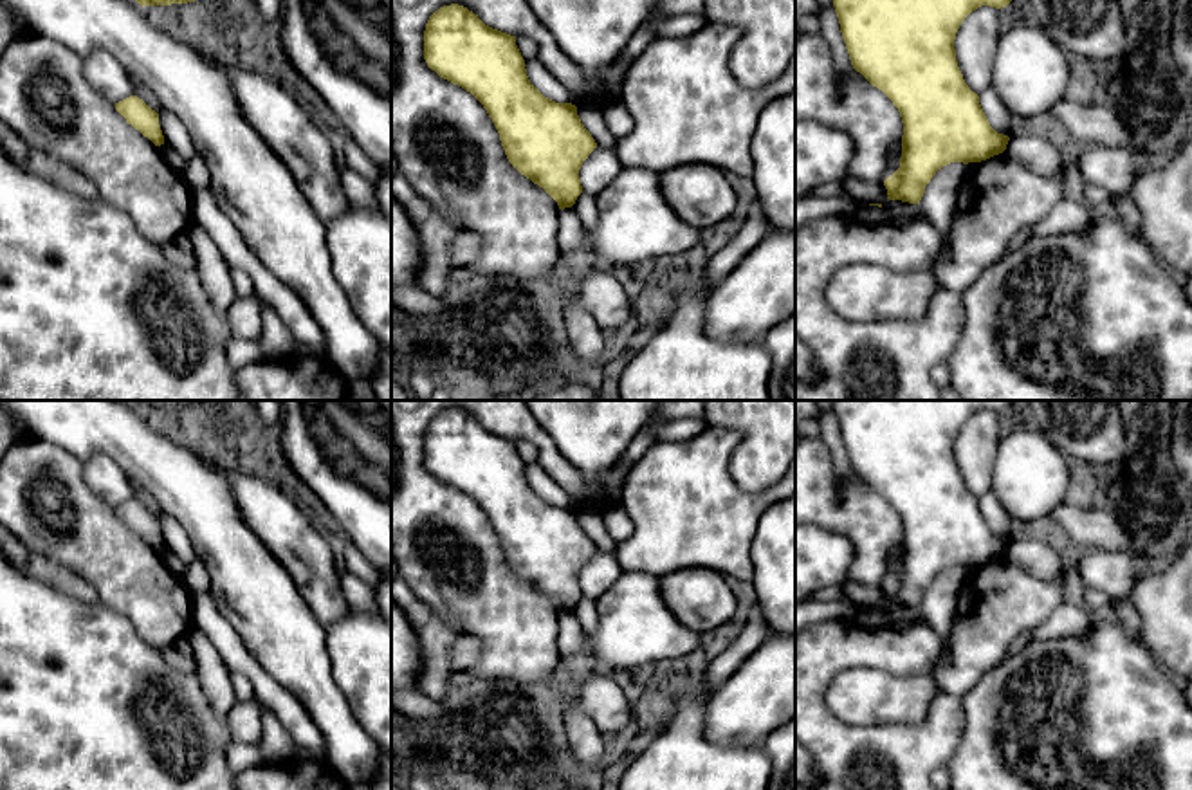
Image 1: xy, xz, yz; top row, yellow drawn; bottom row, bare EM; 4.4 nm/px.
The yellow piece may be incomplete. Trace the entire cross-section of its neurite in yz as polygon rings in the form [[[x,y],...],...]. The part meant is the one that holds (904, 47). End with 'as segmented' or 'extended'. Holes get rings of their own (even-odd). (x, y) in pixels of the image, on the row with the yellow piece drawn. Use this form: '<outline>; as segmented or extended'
[[[833,0],[851,65],[898,108],[903,135],[900,168],[884,180],[889,200],[920,204],[925,186],[950,162],[981,162],[1006,150],[1008,135],[997,133],[979,96],[965,83],[958,67],[954,40],[963,20],[981,5],[1006,7],[1012,0]]]; as segmented

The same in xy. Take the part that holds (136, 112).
[[[130,96],[115,103],[115,110],[126,119],[128,124],[139,130],[155,146],[164,144],[159,114],[151,110],[142,99]]]; as segmented

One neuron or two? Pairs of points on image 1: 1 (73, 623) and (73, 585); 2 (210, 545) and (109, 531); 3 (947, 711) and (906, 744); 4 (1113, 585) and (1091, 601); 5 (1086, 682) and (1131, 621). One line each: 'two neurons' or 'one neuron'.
1: two neurons
2: two neurons
3: one neuron
4: two neurons
5: two neurons

